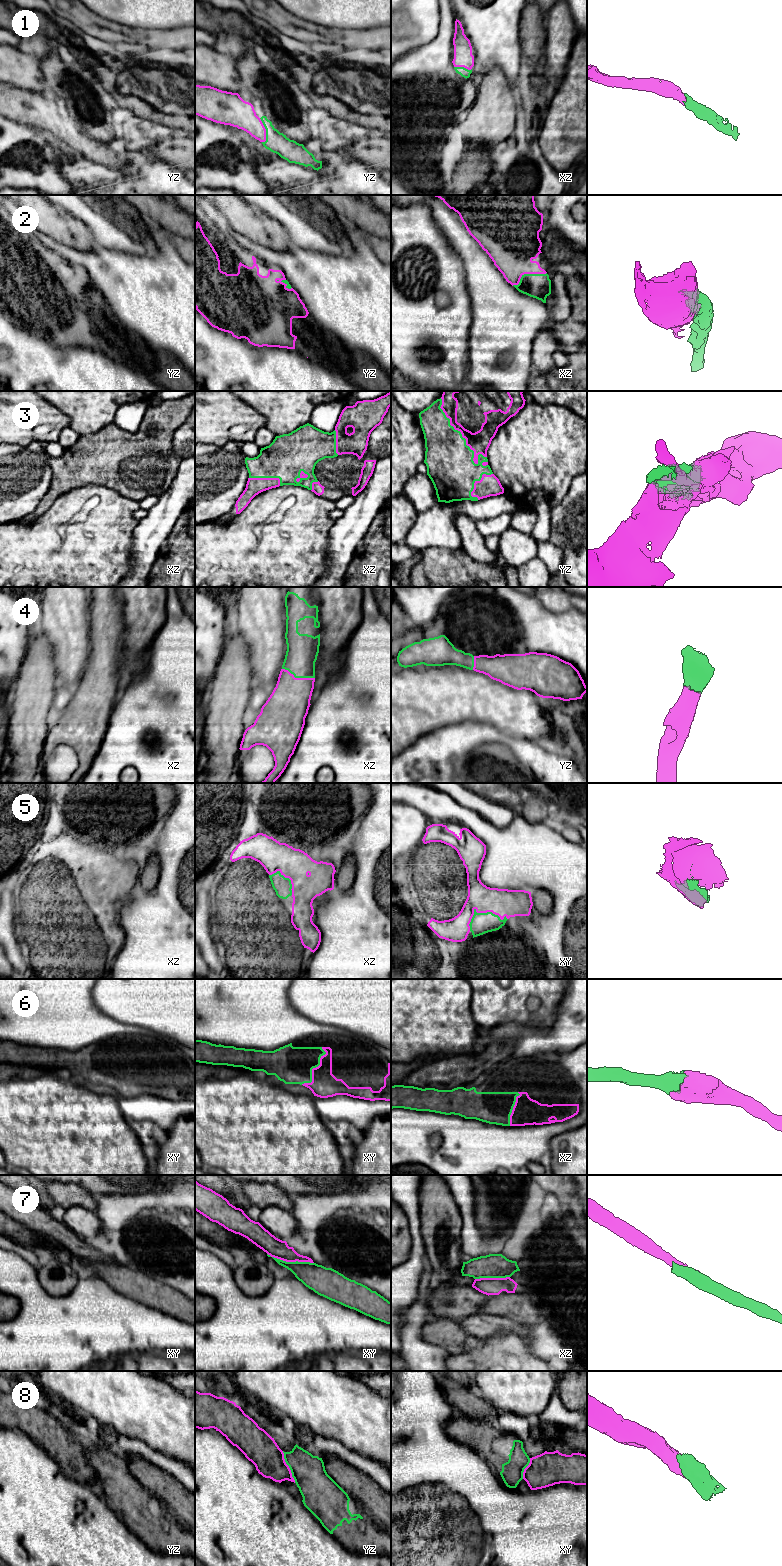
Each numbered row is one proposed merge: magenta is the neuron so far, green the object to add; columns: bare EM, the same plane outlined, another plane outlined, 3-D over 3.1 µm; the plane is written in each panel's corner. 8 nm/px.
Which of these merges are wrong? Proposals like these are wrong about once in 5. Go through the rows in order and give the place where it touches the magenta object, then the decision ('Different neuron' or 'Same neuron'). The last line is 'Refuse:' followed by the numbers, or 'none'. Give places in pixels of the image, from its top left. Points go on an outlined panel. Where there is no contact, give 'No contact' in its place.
1: Touches magenta at yz (265, 130). Same neuron
2: Touches magenta at xz (527, 273). Same neuron
3: Touches magenta at yz (459, 430). Same neuron
4: Touches magenta at xz (298, 678). Same neuron
5: Touches magenta at xy (481, 912). Same neuron
6: Touches magenta at xy (313, 1068). Same neuron
7: Touches magenta at xy (290, 1261). Different neuron
8: Touches magenta at yz (288, 1467). Different neuron
Refuse: 7, 8

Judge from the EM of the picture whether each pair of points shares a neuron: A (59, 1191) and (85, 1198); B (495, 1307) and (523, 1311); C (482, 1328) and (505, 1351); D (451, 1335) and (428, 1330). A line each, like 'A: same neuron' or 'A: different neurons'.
A: same neuron
B: same neuron
C: different neurons
D: same neuron

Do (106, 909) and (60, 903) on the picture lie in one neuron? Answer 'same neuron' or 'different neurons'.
same neuron

